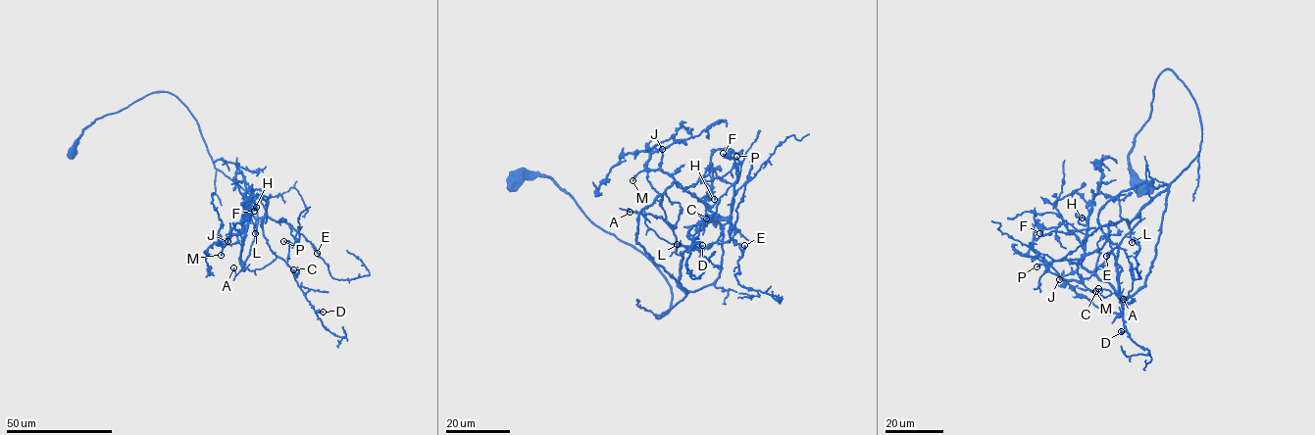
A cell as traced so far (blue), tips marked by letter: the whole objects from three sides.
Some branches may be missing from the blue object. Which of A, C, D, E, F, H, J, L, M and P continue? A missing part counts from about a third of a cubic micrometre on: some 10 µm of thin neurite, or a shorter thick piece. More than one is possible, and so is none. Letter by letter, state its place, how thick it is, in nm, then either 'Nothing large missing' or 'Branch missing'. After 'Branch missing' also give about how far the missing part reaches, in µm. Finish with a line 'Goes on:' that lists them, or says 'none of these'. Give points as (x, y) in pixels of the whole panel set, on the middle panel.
A: Place: (630, 212). Thickness 100 nm. Nothing large missing
C: Place: (706, 218). Thickness 160 nm. Nothing large missing
D: Place: (702, 245). Thickness 200 nm. Nothing large missing
E: Place: (744, 245). Thickness 200 nm. Nothing large missing
F: Place: (723, 153). Thickness 240 nm. Nothing large missing
H: Place: (714, 199). Thickness 240 nm. Nothing large missing
J: Place: (662, 149). Thickness 150 nm. Nothing large missing
L: Place: (677, 244). Thickness 200 nm. Branch missing. Missing length about 35 µm
M: Place: (632, 180). Thickness 220 nm. Nothing large missing
P: Place: (736, 156). Thickness 200 nm. Nothing large missing
Goes on: L

